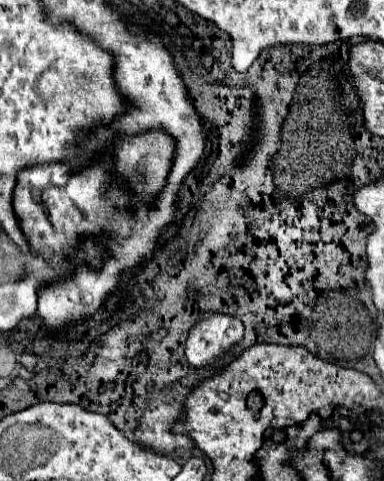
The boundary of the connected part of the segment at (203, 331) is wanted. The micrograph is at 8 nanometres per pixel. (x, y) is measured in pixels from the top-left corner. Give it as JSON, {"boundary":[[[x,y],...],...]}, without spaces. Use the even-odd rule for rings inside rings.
{"boundary":[[[205,314],[205,318],[189,332],[187,346],[185,346],[185,356],[195,370],[201,370],[205,366],[211,366],[211,364],[205,364],[205,362],[215,360],[217,356],[229,352],[241,340],[243,340],[243,322],[241,320],[229,318],[225,314]]]}

